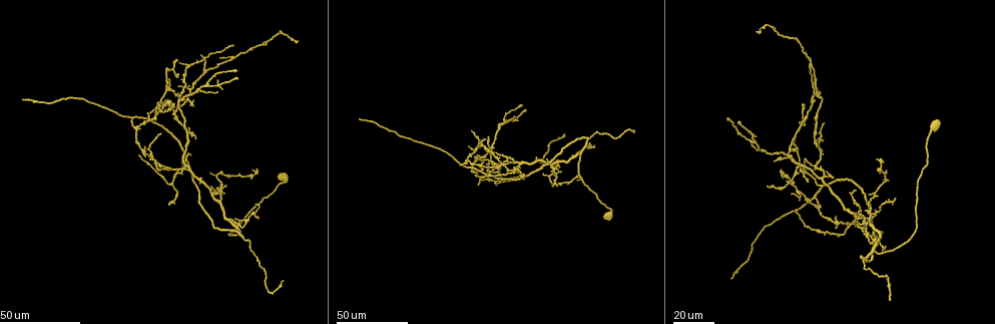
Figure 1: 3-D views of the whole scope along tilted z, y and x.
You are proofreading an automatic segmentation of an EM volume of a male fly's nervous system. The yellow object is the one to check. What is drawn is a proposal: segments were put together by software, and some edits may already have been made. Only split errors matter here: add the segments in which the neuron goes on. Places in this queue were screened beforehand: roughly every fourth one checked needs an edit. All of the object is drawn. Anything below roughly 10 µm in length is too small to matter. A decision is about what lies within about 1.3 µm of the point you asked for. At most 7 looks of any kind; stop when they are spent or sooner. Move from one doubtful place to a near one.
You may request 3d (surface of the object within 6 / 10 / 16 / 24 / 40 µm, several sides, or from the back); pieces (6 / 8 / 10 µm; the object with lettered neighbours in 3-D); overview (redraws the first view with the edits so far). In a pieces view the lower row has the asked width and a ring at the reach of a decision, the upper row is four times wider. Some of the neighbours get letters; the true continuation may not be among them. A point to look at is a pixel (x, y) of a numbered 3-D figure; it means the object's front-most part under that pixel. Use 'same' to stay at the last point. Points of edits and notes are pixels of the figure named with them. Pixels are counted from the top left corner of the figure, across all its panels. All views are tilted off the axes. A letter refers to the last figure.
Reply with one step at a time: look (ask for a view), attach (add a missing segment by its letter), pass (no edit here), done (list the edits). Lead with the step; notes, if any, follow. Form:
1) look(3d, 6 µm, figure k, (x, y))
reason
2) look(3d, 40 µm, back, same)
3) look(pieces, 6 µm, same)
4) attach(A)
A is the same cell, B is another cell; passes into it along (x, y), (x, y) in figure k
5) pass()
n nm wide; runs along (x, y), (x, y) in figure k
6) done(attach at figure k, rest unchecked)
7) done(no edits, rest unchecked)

look(3d, 24 µm, figure 1, (737, 122))
long arm stops here

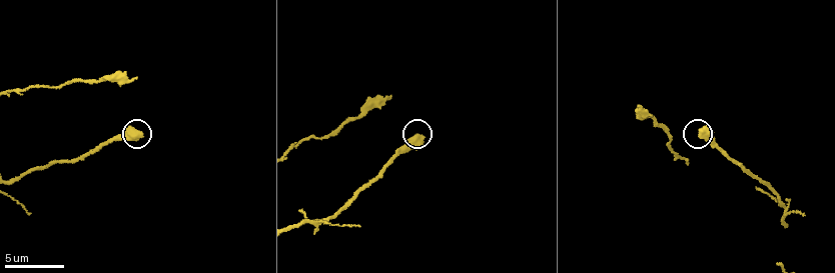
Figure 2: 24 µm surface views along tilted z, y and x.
look(3d, 10 µm, figure 2, (703, 131))

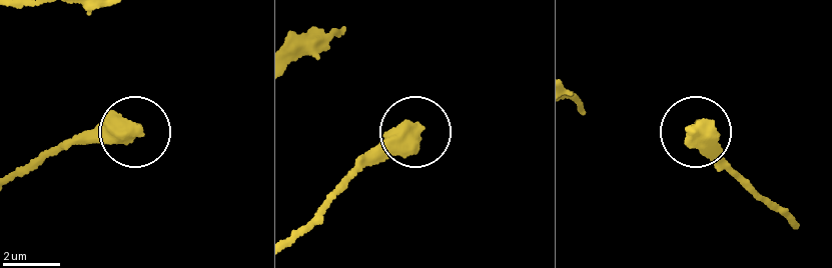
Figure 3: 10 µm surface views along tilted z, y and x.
look(pieces, 8 µm, figure 3, (693, 131))

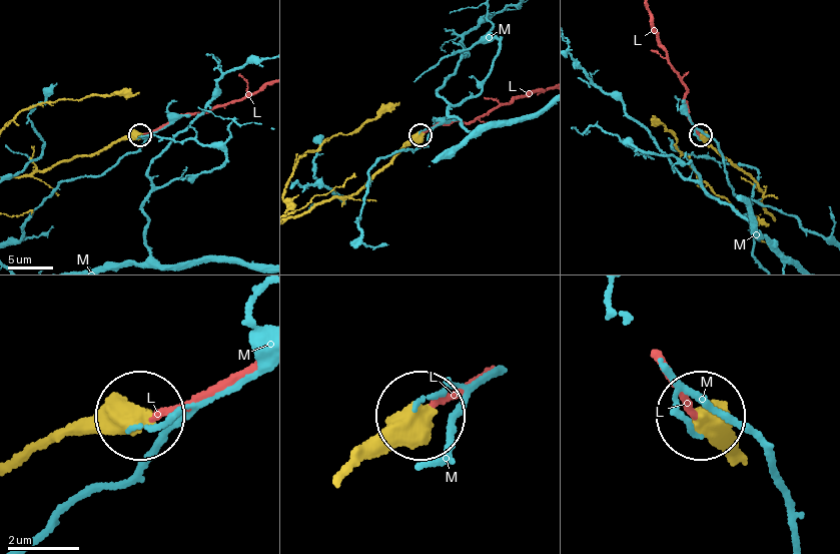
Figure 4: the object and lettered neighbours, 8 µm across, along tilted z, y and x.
attach(L)
L is the same cell, M is another cell; the neuron continues

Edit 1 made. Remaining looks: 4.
look(3d, 24 µm, figure 1, (472, 131))
long arm stops here

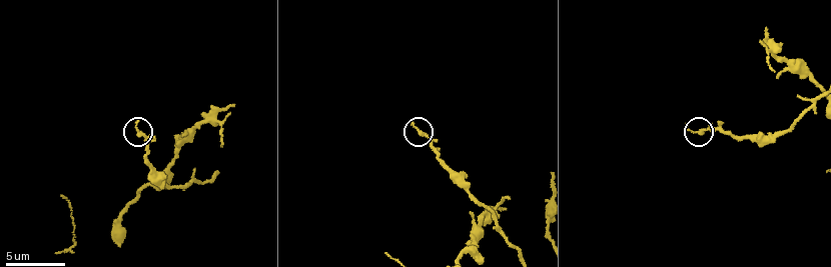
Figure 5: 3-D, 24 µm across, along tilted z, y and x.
look(pieces, 8 µm, figure 5, (687, 127))

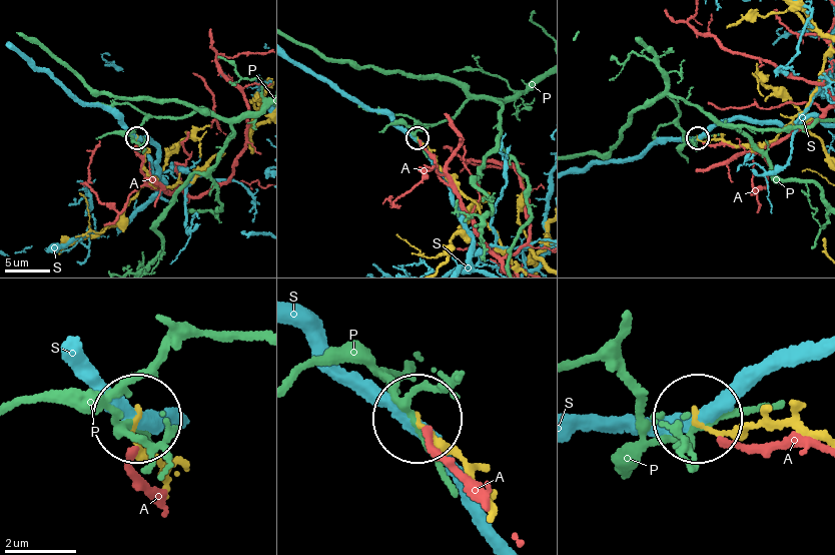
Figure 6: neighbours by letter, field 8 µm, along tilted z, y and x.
pass()
A, P and S are other cells; runs along (818, 439), (780, 426), (726, 432), (699, 418) in figure 6; no lettered segment goes on from it

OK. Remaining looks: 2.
look(3d, 40 µm, figure 1, (834, 176))
free end

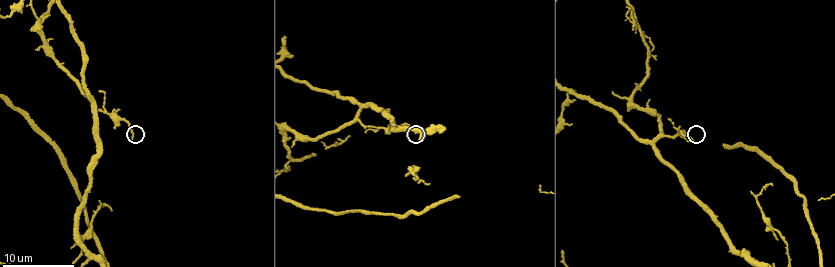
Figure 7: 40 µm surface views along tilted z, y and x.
look(pieces, 8 µm, figure 7, (132, 139))

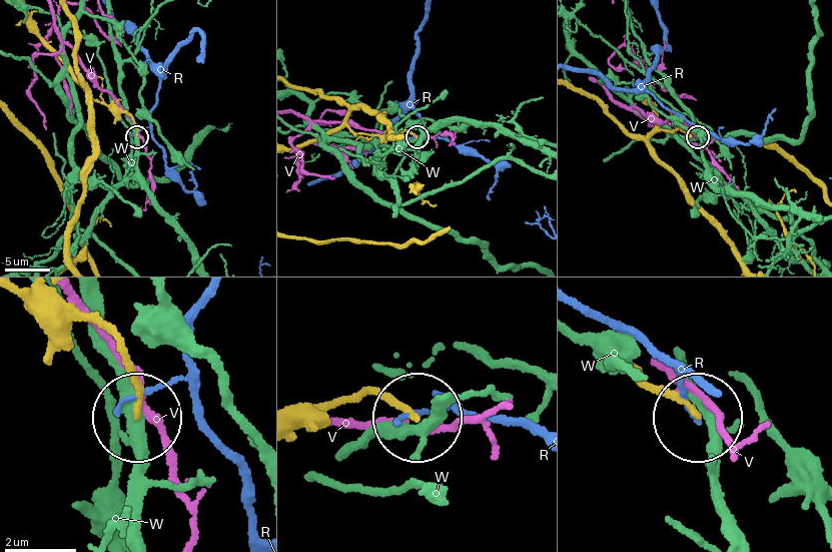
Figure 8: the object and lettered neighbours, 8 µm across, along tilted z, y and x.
pass()
130 nm wide; R, V and W are other cells; runs along (52, 295), (106, 330), (137, 407) in figure 8; none of them fits

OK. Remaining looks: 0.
done(attach at figure 4, rest unchecked)

